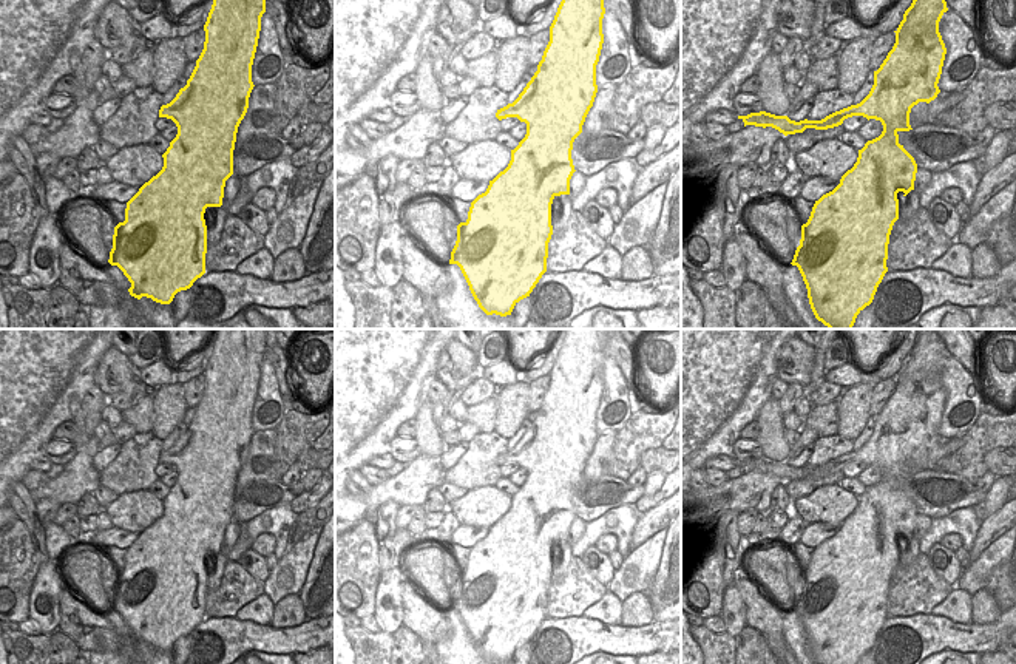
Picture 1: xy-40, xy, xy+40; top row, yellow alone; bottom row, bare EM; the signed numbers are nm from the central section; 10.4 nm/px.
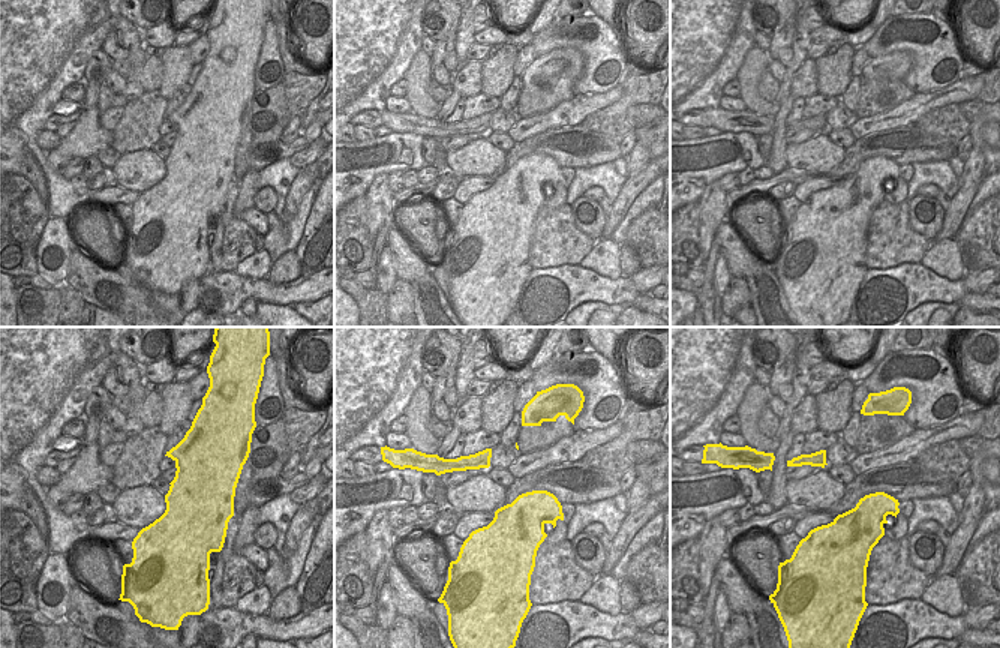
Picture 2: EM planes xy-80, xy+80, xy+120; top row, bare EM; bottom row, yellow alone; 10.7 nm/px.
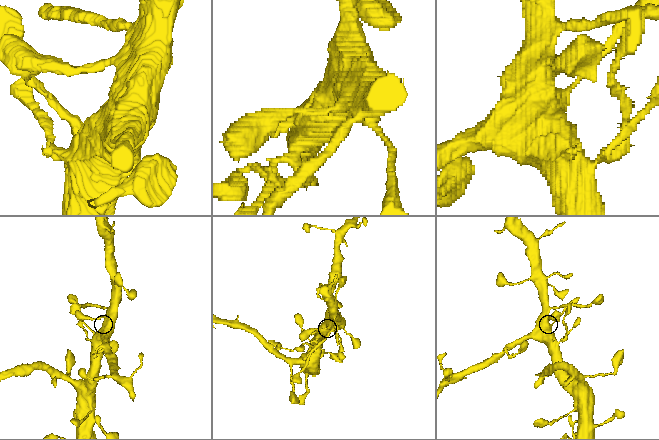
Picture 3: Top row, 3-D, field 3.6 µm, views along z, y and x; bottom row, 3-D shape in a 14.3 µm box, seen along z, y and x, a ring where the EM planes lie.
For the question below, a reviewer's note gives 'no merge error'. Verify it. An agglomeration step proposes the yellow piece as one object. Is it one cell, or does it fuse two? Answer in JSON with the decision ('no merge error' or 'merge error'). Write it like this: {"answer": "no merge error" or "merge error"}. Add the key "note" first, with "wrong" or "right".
{"note": "right", "answer": "no merge error"}

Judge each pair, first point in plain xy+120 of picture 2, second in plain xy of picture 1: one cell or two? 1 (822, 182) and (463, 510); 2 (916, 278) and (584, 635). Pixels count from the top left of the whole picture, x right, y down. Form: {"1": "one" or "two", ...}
{"1": "two", "2": "one"}

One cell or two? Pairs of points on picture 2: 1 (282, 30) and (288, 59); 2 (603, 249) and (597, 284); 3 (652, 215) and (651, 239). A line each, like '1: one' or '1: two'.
1: one
2: two
3: one

